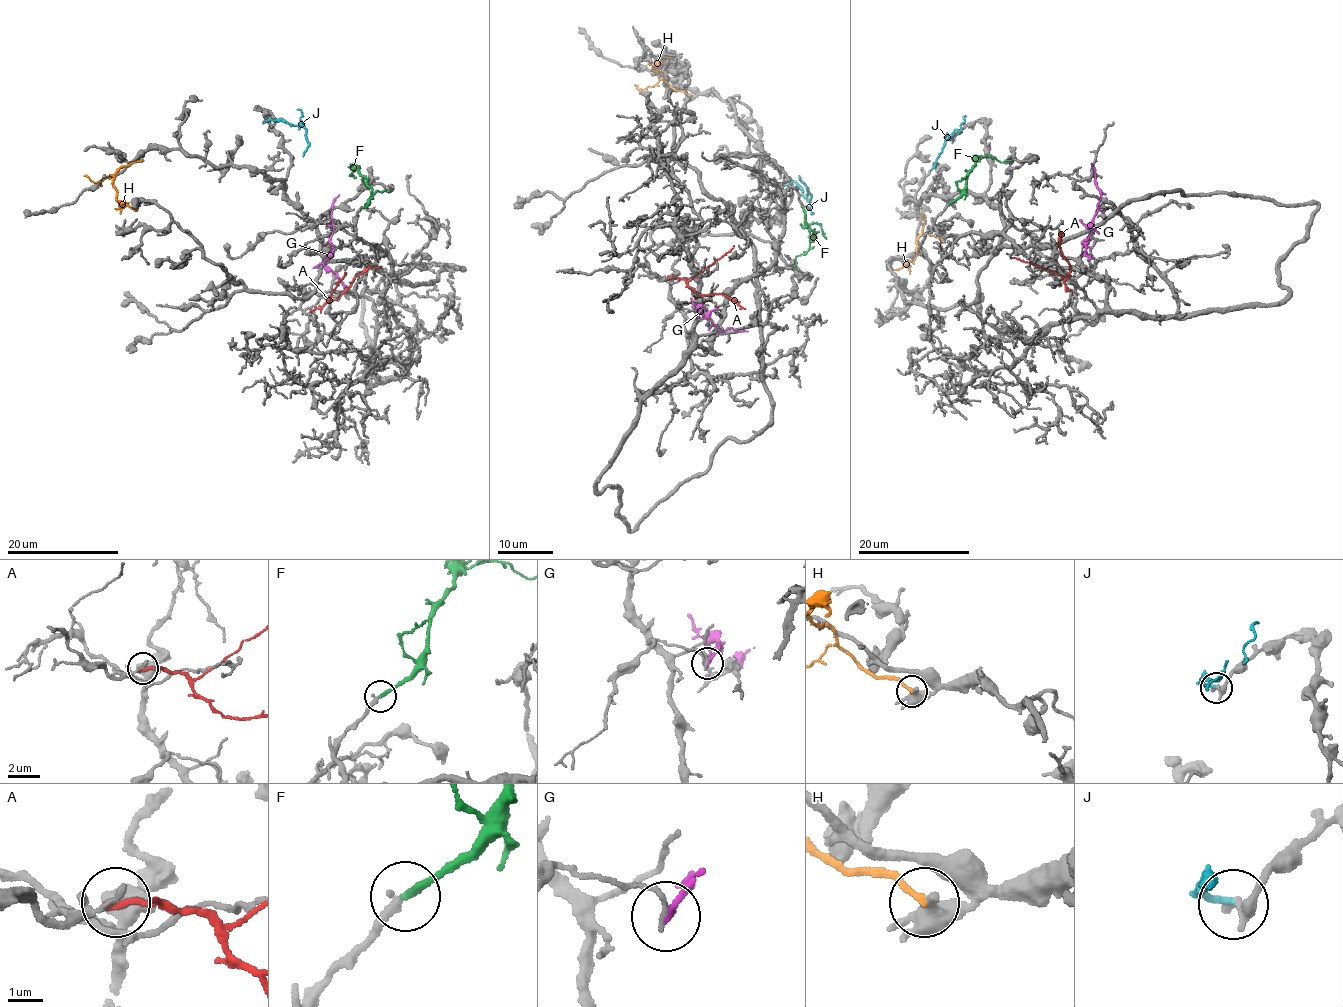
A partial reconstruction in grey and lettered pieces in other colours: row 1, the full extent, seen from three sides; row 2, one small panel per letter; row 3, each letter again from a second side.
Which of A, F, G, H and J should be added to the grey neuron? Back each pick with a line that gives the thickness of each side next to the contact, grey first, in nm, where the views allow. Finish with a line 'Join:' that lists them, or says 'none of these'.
F: 240/200 nm
Join: F

